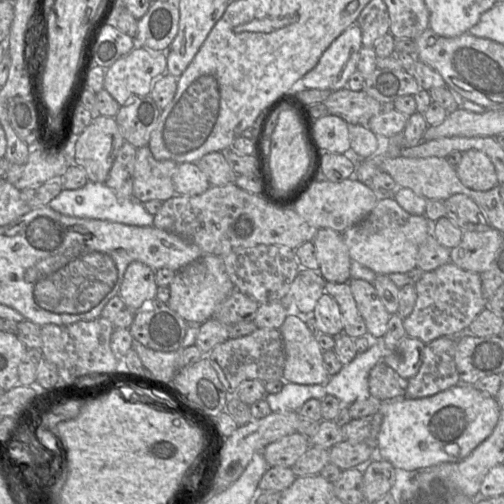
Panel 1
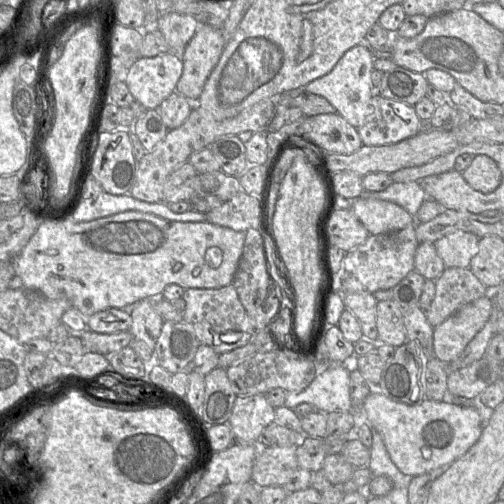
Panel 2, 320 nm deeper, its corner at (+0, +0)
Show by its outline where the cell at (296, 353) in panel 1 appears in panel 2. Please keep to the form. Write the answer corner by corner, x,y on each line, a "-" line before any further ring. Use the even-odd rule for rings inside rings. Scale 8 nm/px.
370,393
363,402
362,410
370,426
382,436
393,463
403,474
411,477
428,473
441,466
449,466
464,455
480,438
488,412
481,407
463,407
426,398
419,404
408,405
393,401
382,393

